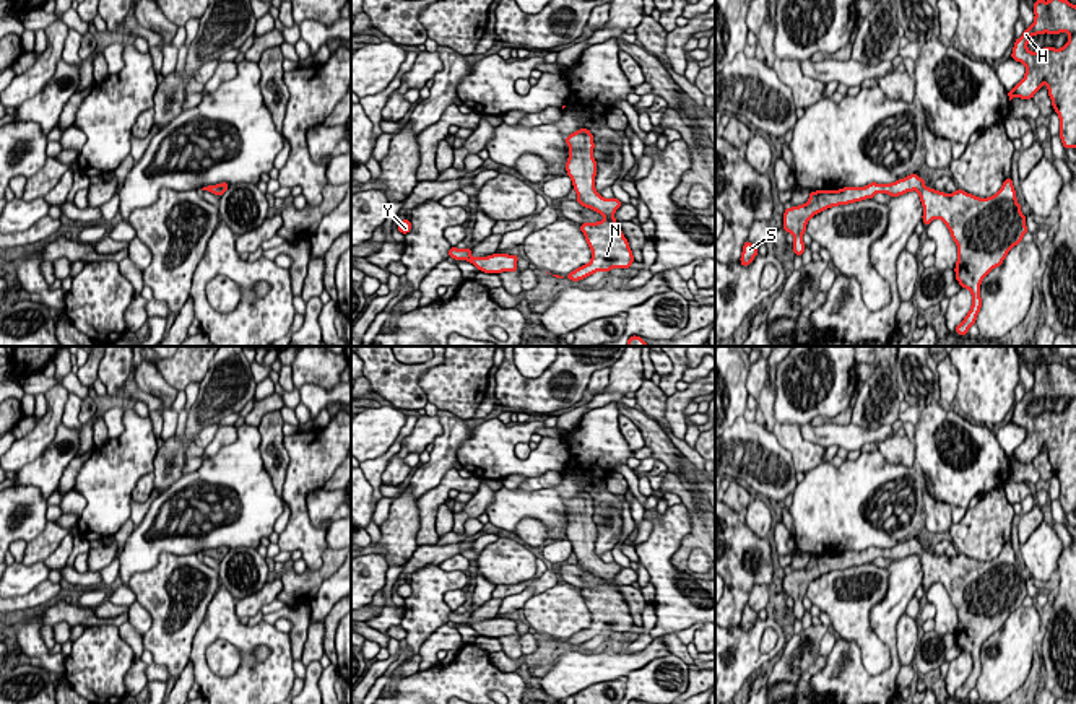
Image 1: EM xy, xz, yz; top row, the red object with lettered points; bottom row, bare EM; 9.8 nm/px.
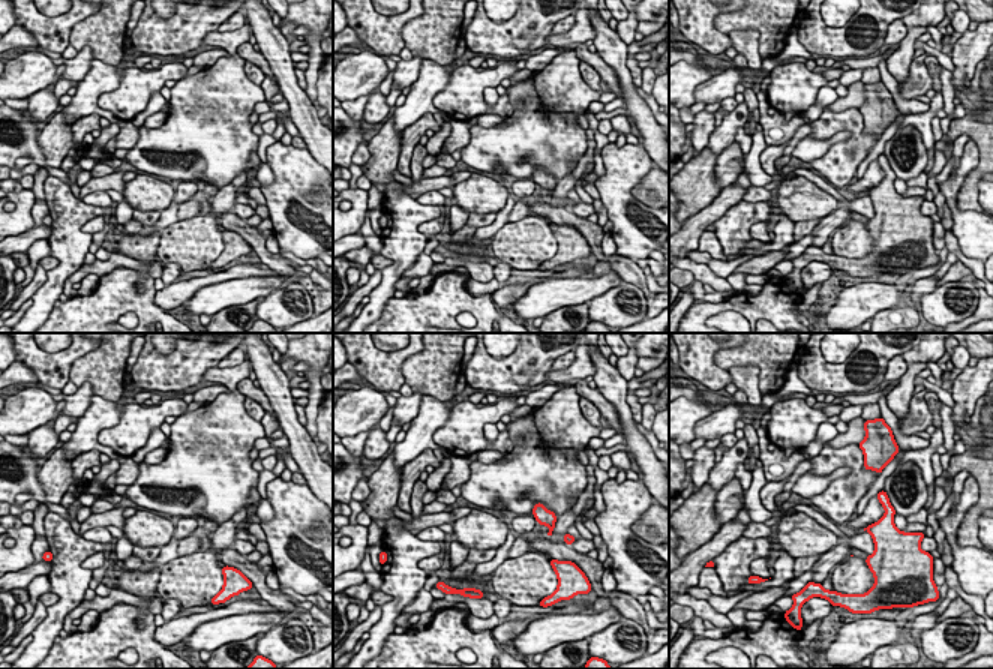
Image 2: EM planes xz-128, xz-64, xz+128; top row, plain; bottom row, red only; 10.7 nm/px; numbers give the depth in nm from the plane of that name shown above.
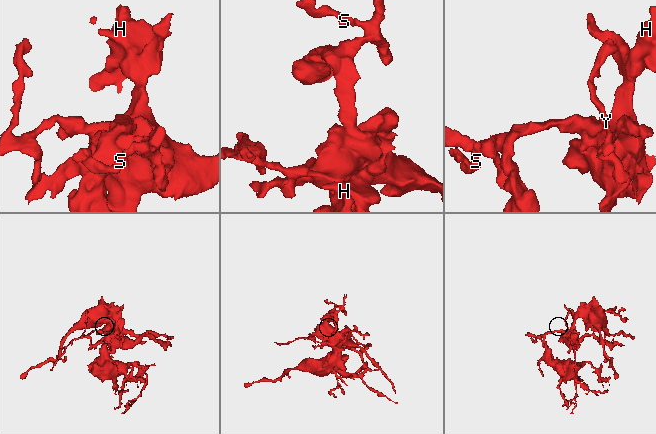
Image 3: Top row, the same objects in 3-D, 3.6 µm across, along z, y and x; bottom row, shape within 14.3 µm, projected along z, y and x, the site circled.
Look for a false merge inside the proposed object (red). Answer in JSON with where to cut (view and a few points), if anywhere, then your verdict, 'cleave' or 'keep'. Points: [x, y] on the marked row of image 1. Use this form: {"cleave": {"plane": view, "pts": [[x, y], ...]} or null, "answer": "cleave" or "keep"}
{"cleave": null, "answer": "keep"}

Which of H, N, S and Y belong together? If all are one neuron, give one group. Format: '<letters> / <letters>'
H N S Y

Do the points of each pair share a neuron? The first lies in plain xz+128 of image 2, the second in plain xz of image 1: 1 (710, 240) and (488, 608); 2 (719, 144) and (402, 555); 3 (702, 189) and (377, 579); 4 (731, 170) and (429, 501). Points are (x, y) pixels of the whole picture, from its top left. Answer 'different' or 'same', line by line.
1: different
2: different
3: different
4: same

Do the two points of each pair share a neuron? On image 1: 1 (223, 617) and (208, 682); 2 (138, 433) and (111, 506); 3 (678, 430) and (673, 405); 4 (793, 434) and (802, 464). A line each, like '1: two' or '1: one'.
1: one
2: one
3: one
4: one

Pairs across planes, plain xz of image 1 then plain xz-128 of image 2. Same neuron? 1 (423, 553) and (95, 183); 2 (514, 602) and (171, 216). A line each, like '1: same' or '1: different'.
1: same
2: same

